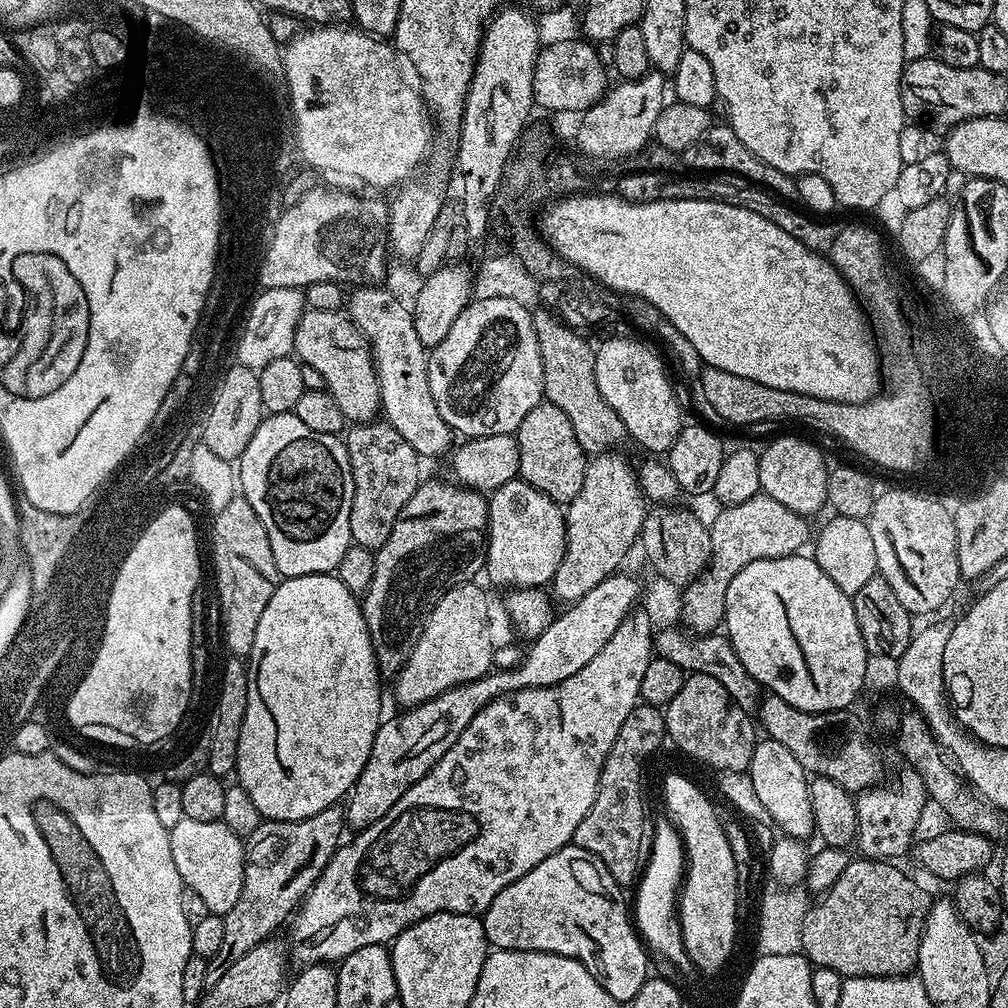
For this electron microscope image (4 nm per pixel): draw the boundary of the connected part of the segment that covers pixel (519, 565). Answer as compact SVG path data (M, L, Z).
M519 478L506 482L506 486L498 486L495 492L487 497L488 502L488 558L486 561L486 576L489 576L496 584L501 584L504 590L517 588L544 588L551 585L554 574L562 562L562 554L566 552L566 522L564 521L565 509L552 500L542 490L534 490L525 480Z

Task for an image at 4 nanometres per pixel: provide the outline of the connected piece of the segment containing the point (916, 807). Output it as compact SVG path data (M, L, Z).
M908 768L903 771L900 784L879 784L855 797L856 840L860 844L859 853L867 859L894 860L913 845L912 838L928 799L921 776Z

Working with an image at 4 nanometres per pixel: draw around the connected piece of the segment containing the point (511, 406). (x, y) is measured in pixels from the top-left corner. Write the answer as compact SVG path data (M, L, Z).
M490 297L473 299L464 309L458 318L454 318L454 326L446 332L446 338L434 349L431 349L428 357L428 377L430 378L430 394L434 394L434 406L438 406L438 414L449 426L452 427L453 433L461 437L471 438L473 436L489 436L490 434L506 434L507 432L515 433L518 426L522 426L522 418L534 410L544 400L544 371L542 370L542 354L538 346L538 334L534 334L534 322L532 321L532 312L529 305L520 304L514 298Z

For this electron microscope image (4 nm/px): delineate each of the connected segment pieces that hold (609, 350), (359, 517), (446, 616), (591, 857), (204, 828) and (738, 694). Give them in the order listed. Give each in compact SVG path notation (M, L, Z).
M612 336L604 340L595 349L594 378L598 382L598 394L606 398L606 403L622 418L622 426L629 437L633 436L648 452L667 453L674 446L674 438L678 438L682 427L680 420L680 404L672 393L672 384L668 381L666 364L659 356L656 357L640 340L631 340L628 336Z
M380 418L349 427L346 443L354 474L354 506L350 510L352 542L375 550L390 538L390 530L394 530L394 522L398 522L406 502L414 498L422 482L422 458L392 424Z
M469 582L455 584L453 588L434 606L422 634L418 638L418 646L414 646L414 654L410 654L408 661L404 663L404 669L395 677L396 700L405 709L416 708L428 700L438 698L451 688L457 688L459 684L474 682L478 678L488 675L493 671L492 628L488 625L488 596L479 588L479 583Z
M569 846L550 854L534 870L522 874L518 882L510 882L506 890L490 902L490 906L482 913L484 933L493 949L518 950L519 952L549 952L566 958L574 958L622 1006L627 1005L638 994L642 982L650 975L648 969L649 953L642 943L641 937L634 927L629 905L624 905L625 893L620 885L614 882L610 870L594 854L586 850Z
M182 818L178 826L169 828L170 854L174 854L174 867L182 878L185 889L192 892L205 904L207 911L213 916L224 916L230 910L234 910L234 902L238 902L238 894L242 894L242 882L244 881L244 849L245 841L230 826L226 826L223 820L214 822L198 822L194 818Z
M684 626L679 627L664 628L661 632L659 629L655 633L655 655L674 662L674 666L678 666L686 674L694 676L706 674L710 678L715 678L717 682L722 682L722 687L726 689L726 694L730 694L732 701L743 712L755 713L760 707L762 689L759 682L748 673L746 666L742 666L742 662L738 662L738 658L734 654L734 646L729 642L727 635L705 634L691 631Z

